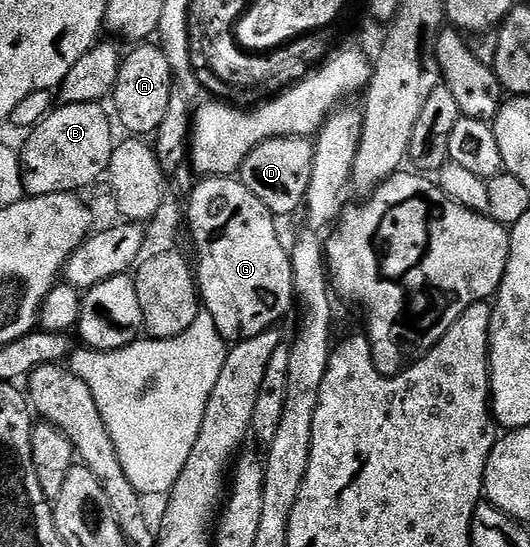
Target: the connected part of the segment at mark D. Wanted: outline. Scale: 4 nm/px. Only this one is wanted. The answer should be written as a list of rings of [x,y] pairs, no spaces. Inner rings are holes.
[[[309,137],[265,138],[256,144],[242,164],[240,179],[253,196],[266,205],[275,216],[294,214],[303,209],[306,186],[309,184],[310,164],[314,146]]]

